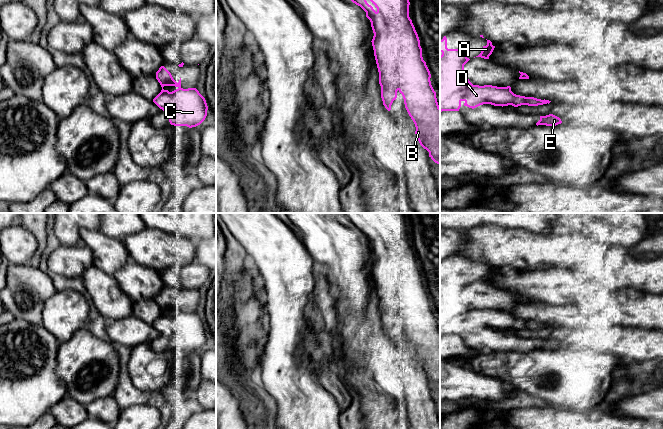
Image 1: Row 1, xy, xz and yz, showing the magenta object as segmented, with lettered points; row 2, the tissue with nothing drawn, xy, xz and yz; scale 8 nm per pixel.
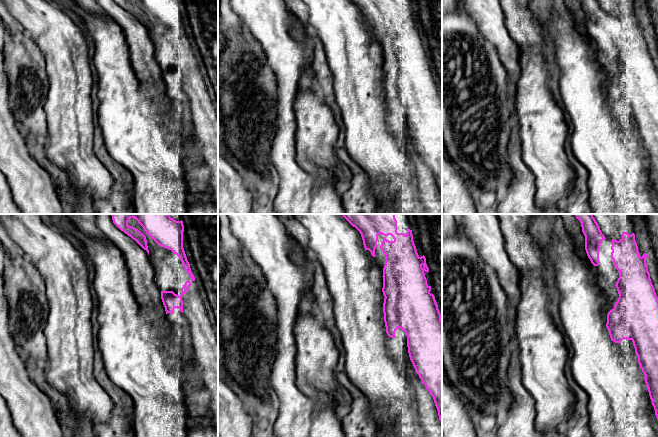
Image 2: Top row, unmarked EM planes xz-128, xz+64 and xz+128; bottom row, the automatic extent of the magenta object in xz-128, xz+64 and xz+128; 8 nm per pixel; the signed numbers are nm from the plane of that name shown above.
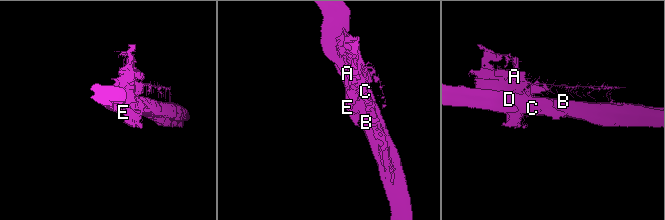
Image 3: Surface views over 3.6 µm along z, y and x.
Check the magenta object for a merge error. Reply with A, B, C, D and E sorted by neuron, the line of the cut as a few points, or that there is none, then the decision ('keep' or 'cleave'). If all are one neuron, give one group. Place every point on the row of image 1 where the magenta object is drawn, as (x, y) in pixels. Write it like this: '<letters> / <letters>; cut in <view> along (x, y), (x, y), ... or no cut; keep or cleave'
A B C D E; no cut; keep

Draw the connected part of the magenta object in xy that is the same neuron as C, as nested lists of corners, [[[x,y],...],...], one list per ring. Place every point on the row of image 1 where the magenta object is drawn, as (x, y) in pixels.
[[[164,66],[156,72],[156,79],[162,90],[153,102],[169,114],[171,125],[192,128],[205,120],[208,106],[196,88],[183,89],[181,78],[177,83]]]

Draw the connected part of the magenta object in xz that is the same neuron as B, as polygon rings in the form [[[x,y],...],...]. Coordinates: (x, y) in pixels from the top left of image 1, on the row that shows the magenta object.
[[[366,0],[351,1],[366,12],[371,22],[383,105],[390,111],[397,92],[402,94],[420,145],[440,164],[440,107],[409,17],[409,0],[370,0],[376,11]]]

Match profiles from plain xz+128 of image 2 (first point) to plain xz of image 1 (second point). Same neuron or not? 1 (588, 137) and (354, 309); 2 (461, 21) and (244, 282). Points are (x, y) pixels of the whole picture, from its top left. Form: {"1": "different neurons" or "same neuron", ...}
{"1": "same neuron", "2": "same neuron"}

